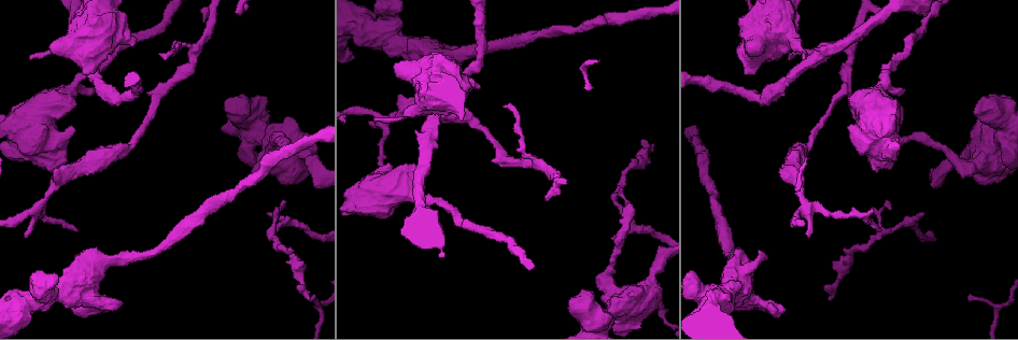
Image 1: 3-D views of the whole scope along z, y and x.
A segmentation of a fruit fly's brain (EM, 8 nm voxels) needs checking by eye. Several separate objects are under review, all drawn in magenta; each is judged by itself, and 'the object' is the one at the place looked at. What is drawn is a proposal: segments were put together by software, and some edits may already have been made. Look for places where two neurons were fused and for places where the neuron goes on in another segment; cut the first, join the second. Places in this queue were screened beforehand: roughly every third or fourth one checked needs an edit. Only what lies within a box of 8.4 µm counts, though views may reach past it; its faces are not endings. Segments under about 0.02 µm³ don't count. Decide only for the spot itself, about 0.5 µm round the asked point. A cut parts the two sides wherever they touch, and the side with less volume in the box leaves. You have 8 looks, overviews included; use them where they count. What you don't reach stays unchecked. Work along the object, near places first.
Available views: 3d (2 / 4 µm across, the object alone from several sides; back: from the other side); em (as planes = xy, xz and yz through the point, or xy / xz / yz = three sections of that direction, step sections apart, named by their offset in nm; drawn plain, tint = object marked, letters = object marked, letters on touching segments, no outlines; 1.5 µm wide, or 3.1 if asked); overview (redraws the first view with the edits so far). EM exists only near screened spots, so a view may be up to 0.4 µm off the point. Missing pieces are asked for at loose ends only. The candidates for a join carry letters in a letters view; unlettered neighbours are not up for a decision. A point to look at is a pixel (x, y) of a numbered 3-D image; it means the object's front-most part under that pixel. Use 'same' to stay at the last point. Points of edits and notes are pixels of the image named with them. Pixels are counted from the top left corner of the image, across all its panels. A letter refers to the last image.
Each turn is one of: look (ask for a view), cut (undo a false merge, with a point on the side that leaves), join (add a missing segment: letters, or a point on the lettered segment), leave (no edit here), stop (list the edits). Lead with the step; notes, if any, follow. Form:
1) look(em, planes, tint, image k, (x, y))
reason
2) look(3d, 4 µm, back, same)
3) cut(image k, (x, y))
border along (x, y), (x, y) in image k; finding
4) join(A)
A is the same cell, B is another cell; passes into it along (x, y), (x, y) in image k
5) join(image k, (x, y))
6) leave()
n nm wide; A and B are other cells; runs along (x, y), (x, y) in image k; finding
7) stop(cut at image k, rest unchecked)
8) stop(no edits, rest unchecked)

look(3d, 4 µm, image 1, (623, 208))
long arm stops here

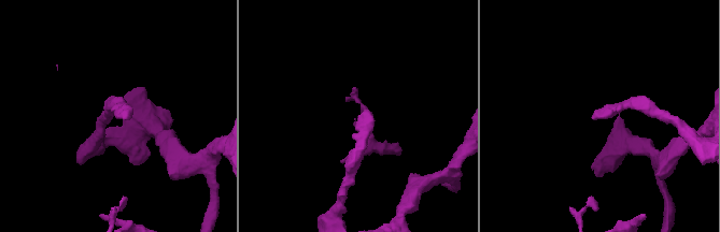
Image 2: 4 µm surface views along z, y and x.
look(em, planes, letters, image 2, (597, 115))

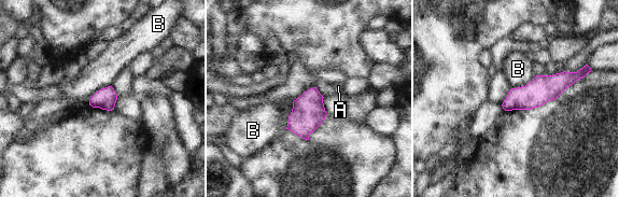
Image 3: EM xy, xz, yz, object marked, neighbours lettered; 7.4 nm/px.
leave()
A and B are other cells; border along (535, 76), (524, 85), (511, 88) in image 3; no lettered segment goes on from it

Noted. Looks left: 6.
look(em, planes, letters, image 1, (884, 68))
thin neck

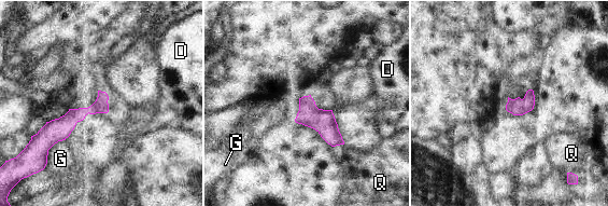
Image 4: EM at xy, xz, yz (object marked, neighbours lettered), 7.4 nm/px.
leave()
110 nm wide; D, G and Q are other cells; one neuron here

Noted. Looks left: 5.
look(em, xz, step 4, tint, image 1, (791, 175))
sudden change in width

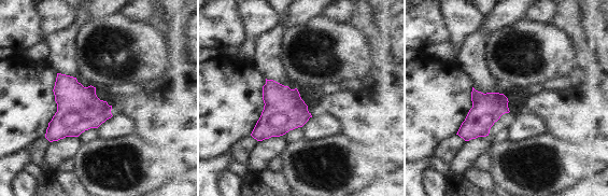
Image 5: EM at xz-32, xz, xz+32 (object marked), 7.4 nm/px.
look(em, planes, letters, same)

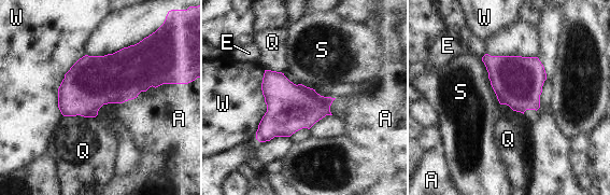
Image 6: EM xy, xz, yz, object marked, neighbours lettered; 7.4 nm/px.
leave()
A, E, Q, S and W are other cells; border along (481, 57), (490, 84), (500, 103) in image 6; continuous, no second neuron

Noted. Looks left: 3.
stop(no edits, rest unchecked)

